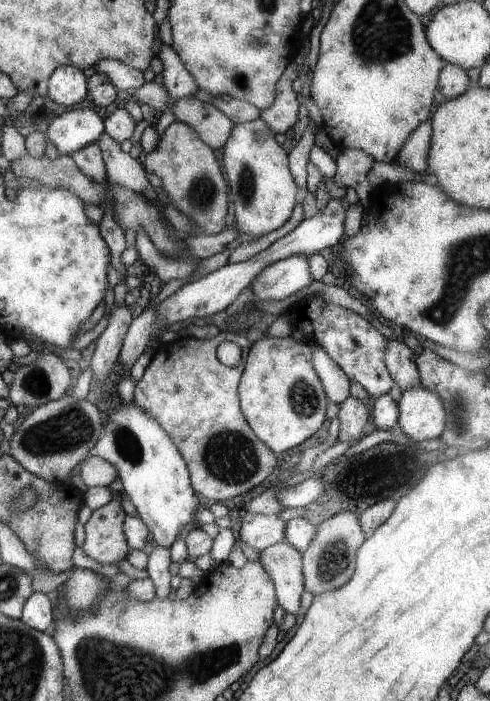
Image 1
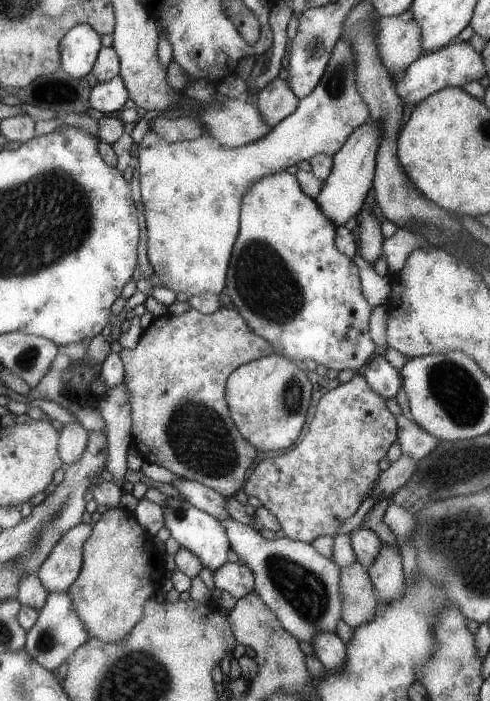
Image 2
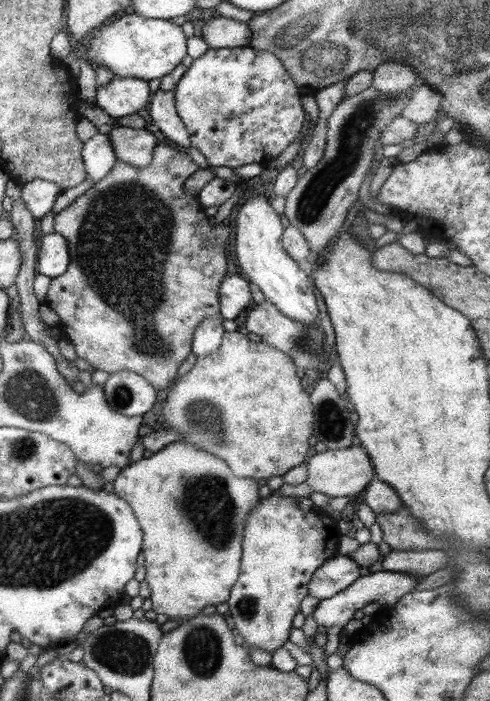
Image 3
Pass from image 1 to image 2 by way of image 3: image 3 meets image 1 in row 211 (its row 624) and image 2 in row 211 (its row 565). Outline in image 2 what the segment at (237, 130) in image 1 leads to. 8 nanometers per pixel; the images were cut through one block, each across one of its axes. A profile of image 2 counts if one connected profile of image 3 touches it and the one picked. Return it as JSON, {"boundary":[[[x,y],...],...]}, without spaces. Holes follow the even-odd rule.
{"boundary":[[[281,171],[259,178],[257,182],[253,182],[247,188],[245,194],[241,197],[238,233],[232,246],[229,266],[227,266],[227,276],[224,284],[225,294],[227,294],[231,304],[237,308],[239,316],[243,318],[248,328],[271,344],[273,353],[291,359],[299,365],[302,365],[303,360],[313,360],[315,364],[321,364],[321,366],[337,370],[337,372],[347,369],[360,373],[375,348],[368,329],[368,318],[372,307],[367,304],[367,300],[361,294],[357,266],[353,264],[350,258],[343,256],[335,248],[335,229],[331,222],[327,222],[327,218],[323,218],[323,212],[315,204],[315,199],[309,198],[303,193],[299,182],[295,179],[295,175]]]}

